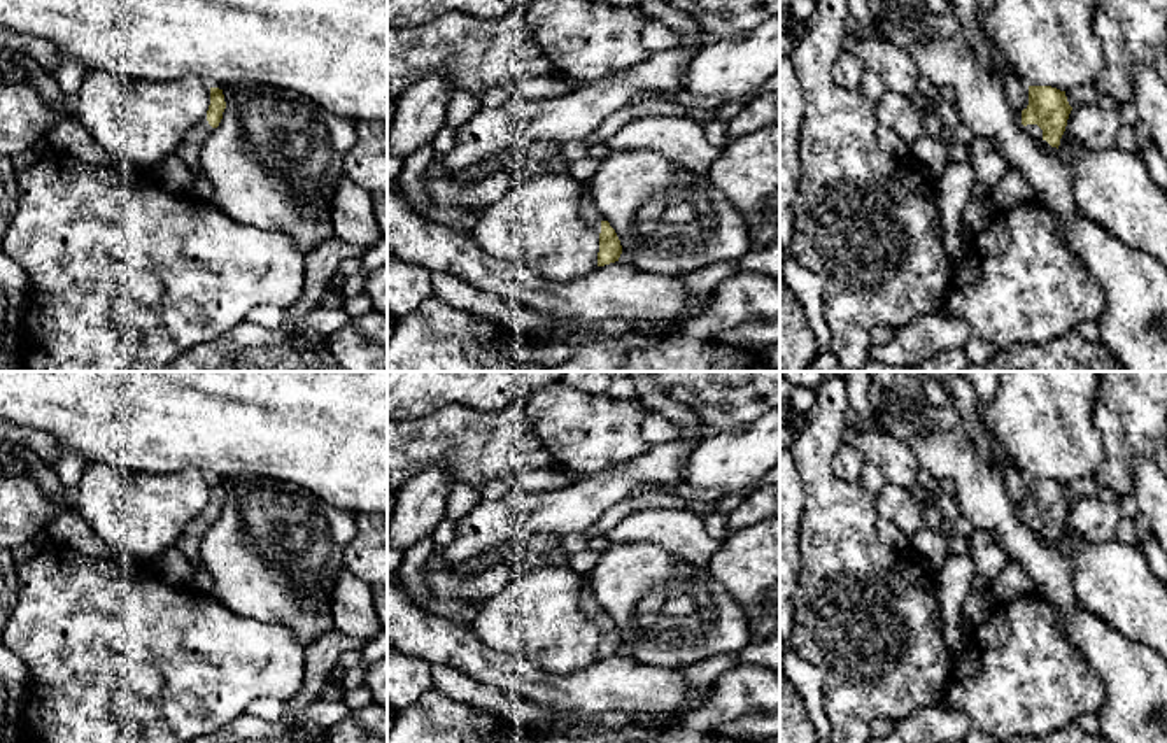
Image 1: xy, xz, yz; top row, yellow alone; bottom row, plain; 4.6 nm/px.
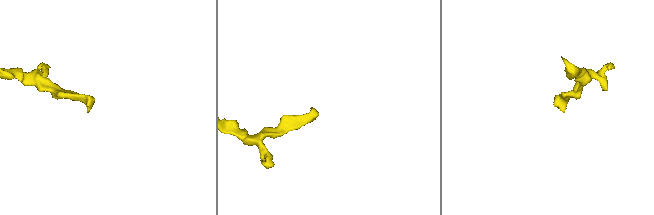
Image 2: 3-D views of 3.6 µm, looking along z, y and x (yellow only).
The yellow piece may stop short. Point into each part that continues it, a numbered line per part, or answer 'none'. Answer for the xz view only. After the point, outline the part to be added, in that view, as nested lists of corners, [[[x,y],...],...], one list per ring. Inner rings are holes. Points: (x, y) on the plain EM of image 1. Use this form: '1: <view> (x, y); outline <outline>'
1: xz (587, 600); outline [[[585,577],[582,591],[580,591],[580,608],[584,613],[598,626],[601,626],[603,608],[598,605],[594,591],[591,587],[589,578]]]

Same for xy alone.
1: xy (202, 523); outline [[[205,508],[196,519],[193,519],[186,526],[182,538],[202,536],[212,524],[214,520],[209,517],[207,508]]]

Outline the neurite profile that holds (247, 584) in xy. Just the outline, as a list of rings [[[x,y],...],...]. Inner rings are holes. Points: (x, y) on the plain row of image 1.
[[[230,478],[223,487],[226,494],[223,512],[202,534],[200,543],[203,568],[214,578],[212,596],[237,615],[286,626],[307,648],[321,634],[335,629],[331,598],[345,570],[343,550],[357,533],[354,513],[289,485]]]

